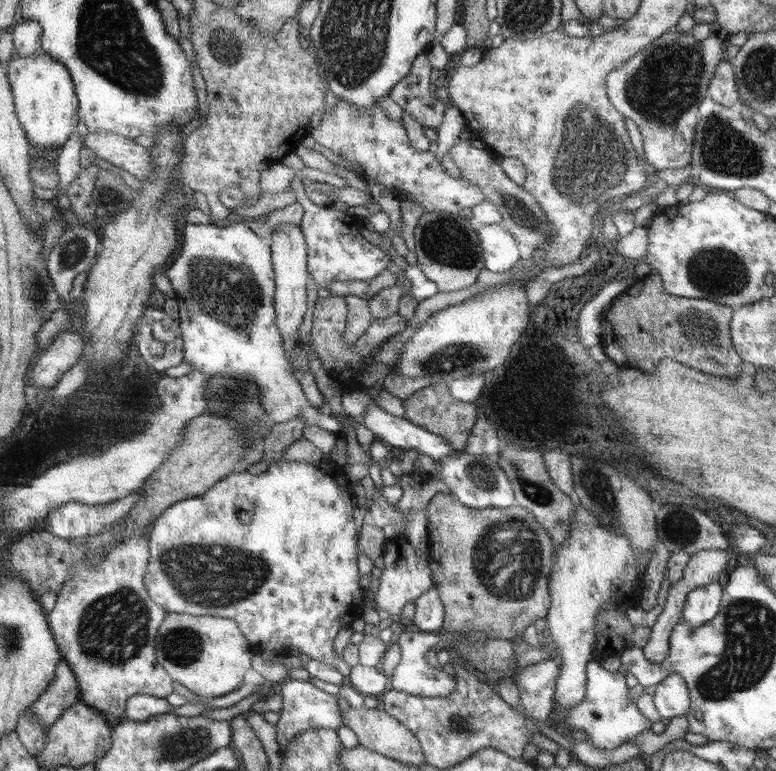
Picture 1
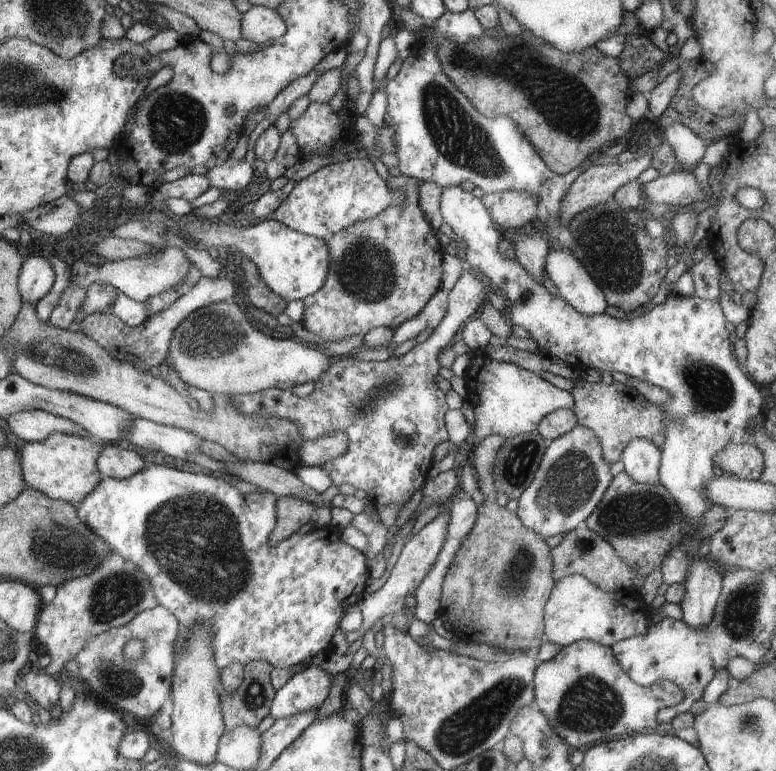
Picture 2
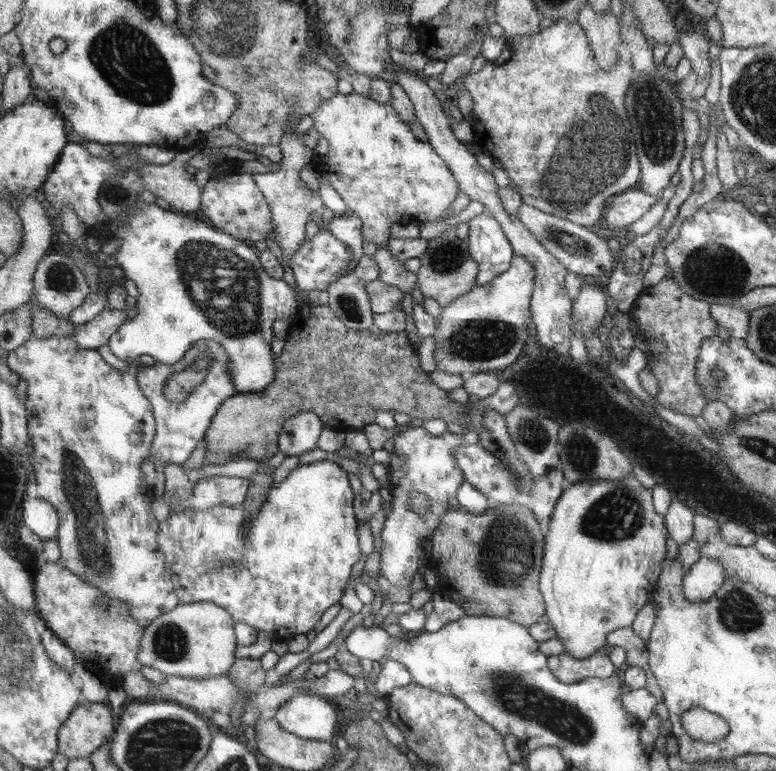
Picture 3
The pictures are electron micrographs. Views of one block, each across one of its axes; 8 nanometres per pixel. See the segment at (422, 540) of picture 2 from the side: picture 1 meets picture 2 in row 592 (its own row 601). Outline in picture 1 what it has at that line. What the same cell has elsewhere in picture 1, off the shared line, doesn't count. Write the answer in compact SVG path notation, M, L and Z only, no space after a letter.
M396 536L384 548L382 557L384 558L384 570L382 570L382 576L379 577L380 584L378 584L378 590L372 592L370 589L366 589L365 599L370 600L373 598L377 604L378 611L386 610L390 615L400 615L402 608L406 604L414 603L429 588L434 587L430 562L428 559L422 558L422 555L418 555L417 548L414 548L410 541L400 536Z

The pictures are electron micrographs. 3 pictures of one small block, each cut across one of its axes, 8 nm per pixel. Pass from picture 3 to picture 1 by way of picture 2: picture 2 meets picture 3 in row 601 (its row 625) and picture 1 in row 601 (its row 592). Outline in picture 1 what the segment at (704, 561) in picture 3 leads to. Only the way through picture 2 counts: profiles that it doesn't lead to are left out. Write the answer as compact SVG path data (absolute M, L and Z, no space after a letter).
M716 581L704 586L696 587L686 597L682 617L690 628L700 628L721 609L724 594L723 581Z

